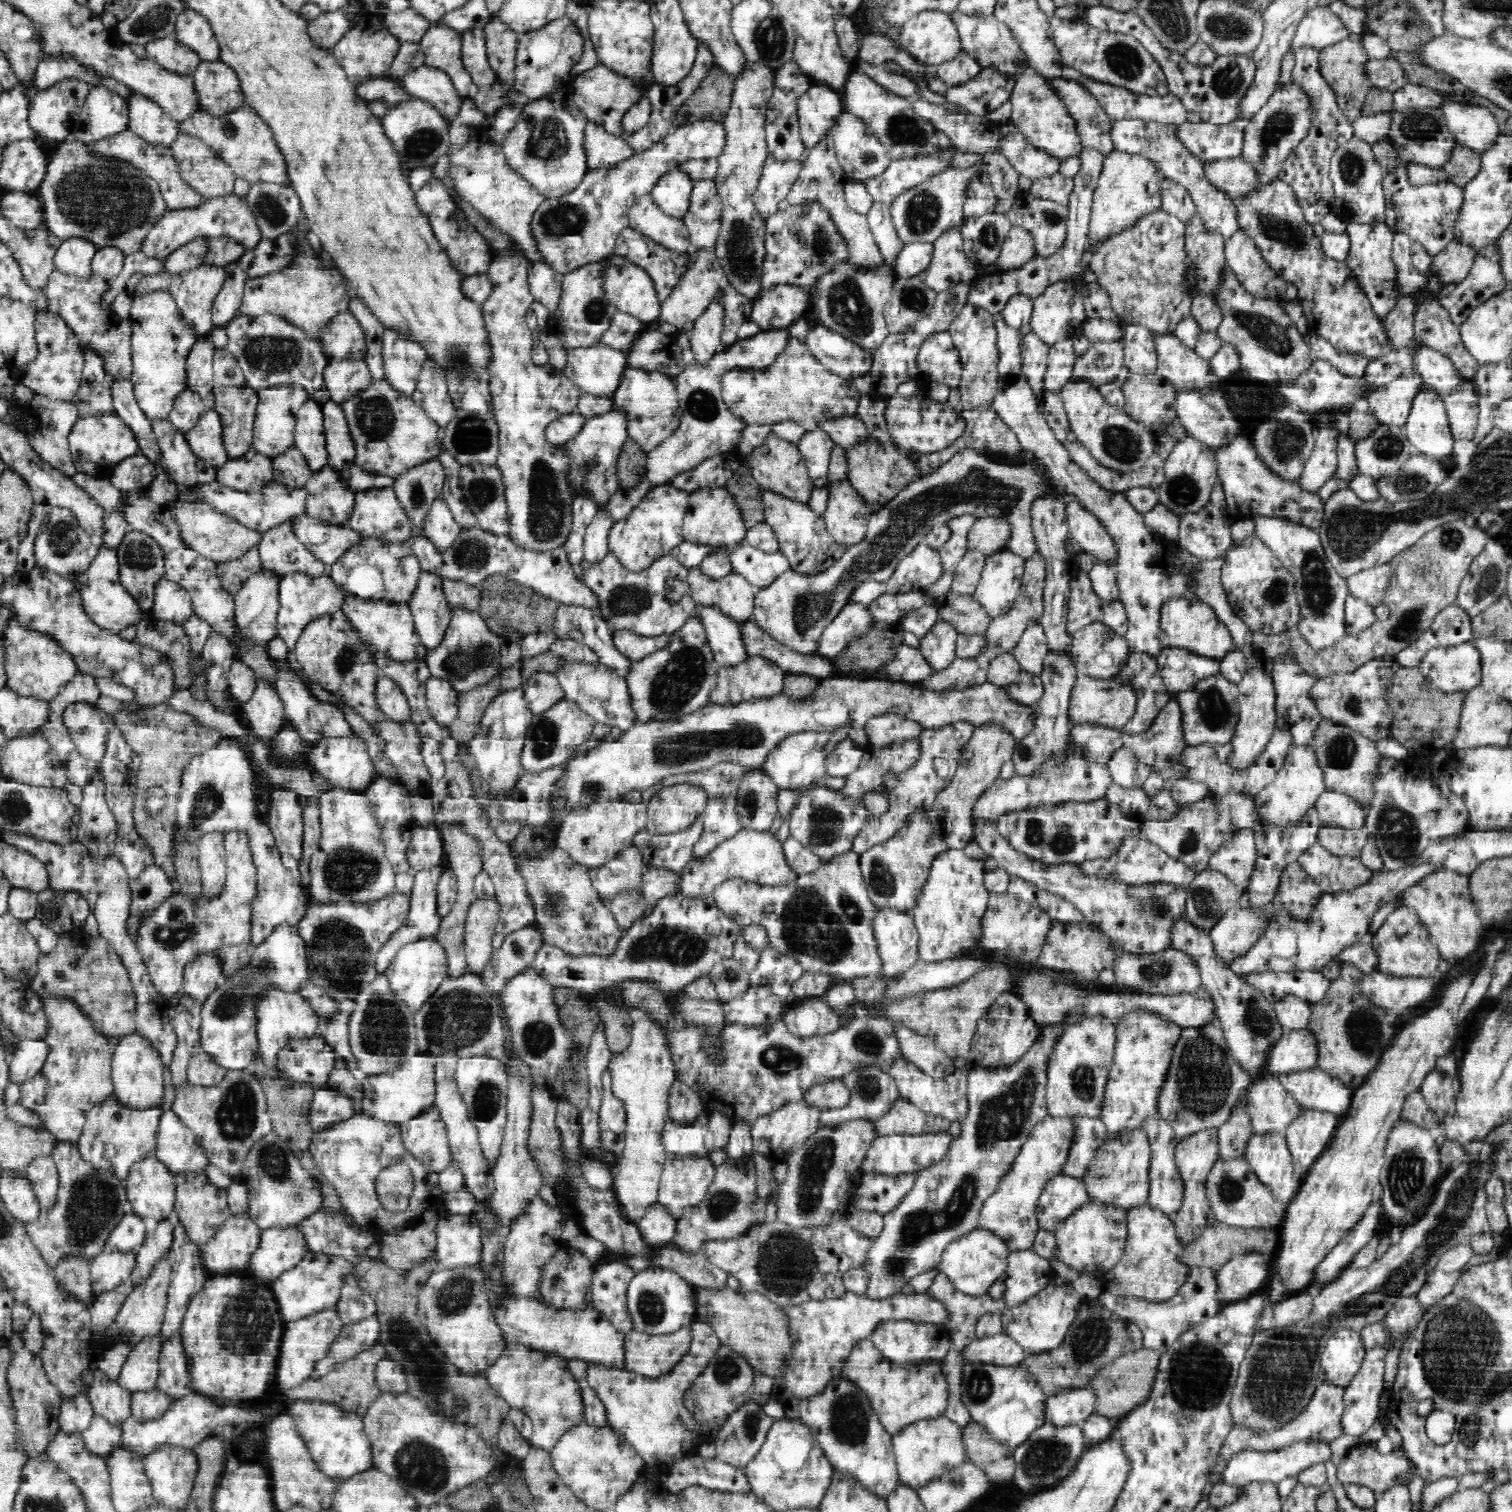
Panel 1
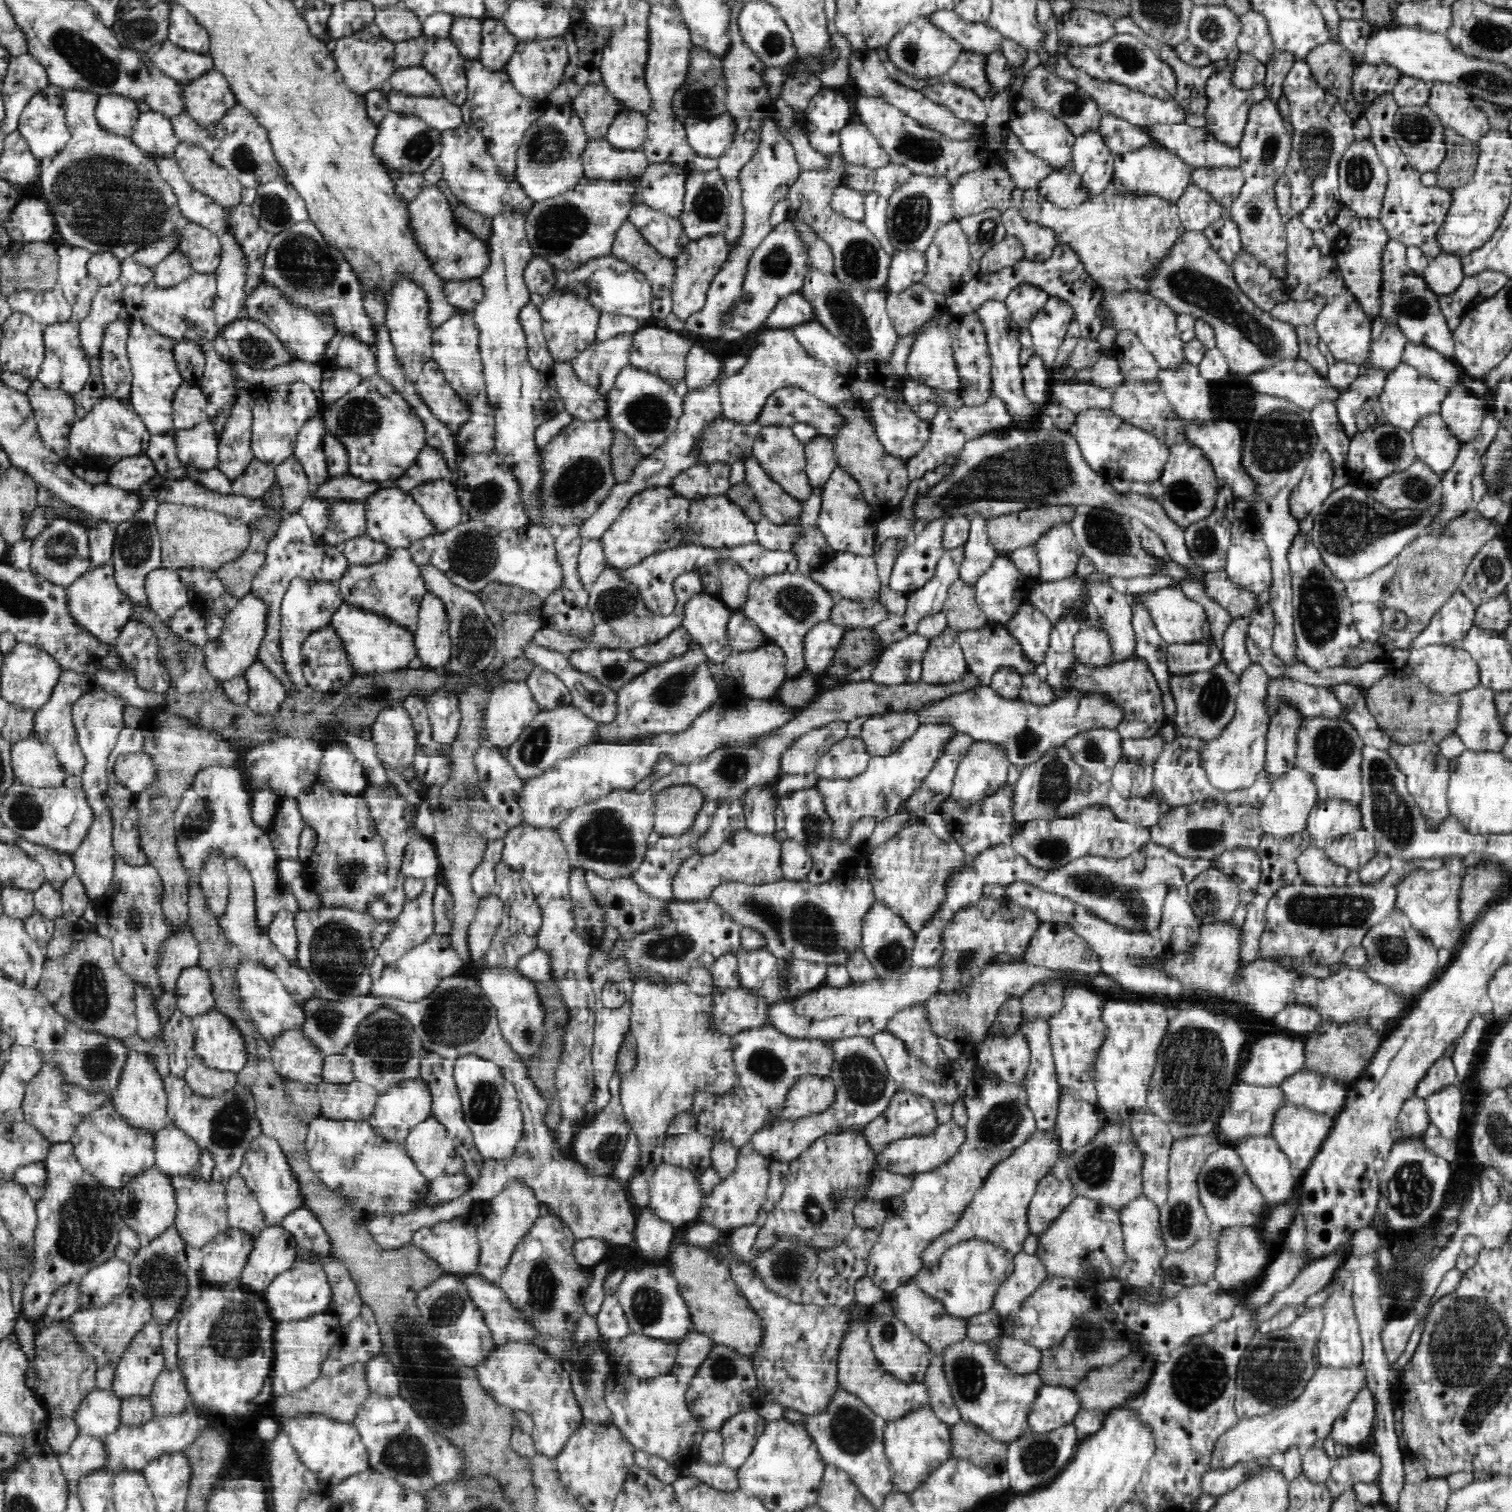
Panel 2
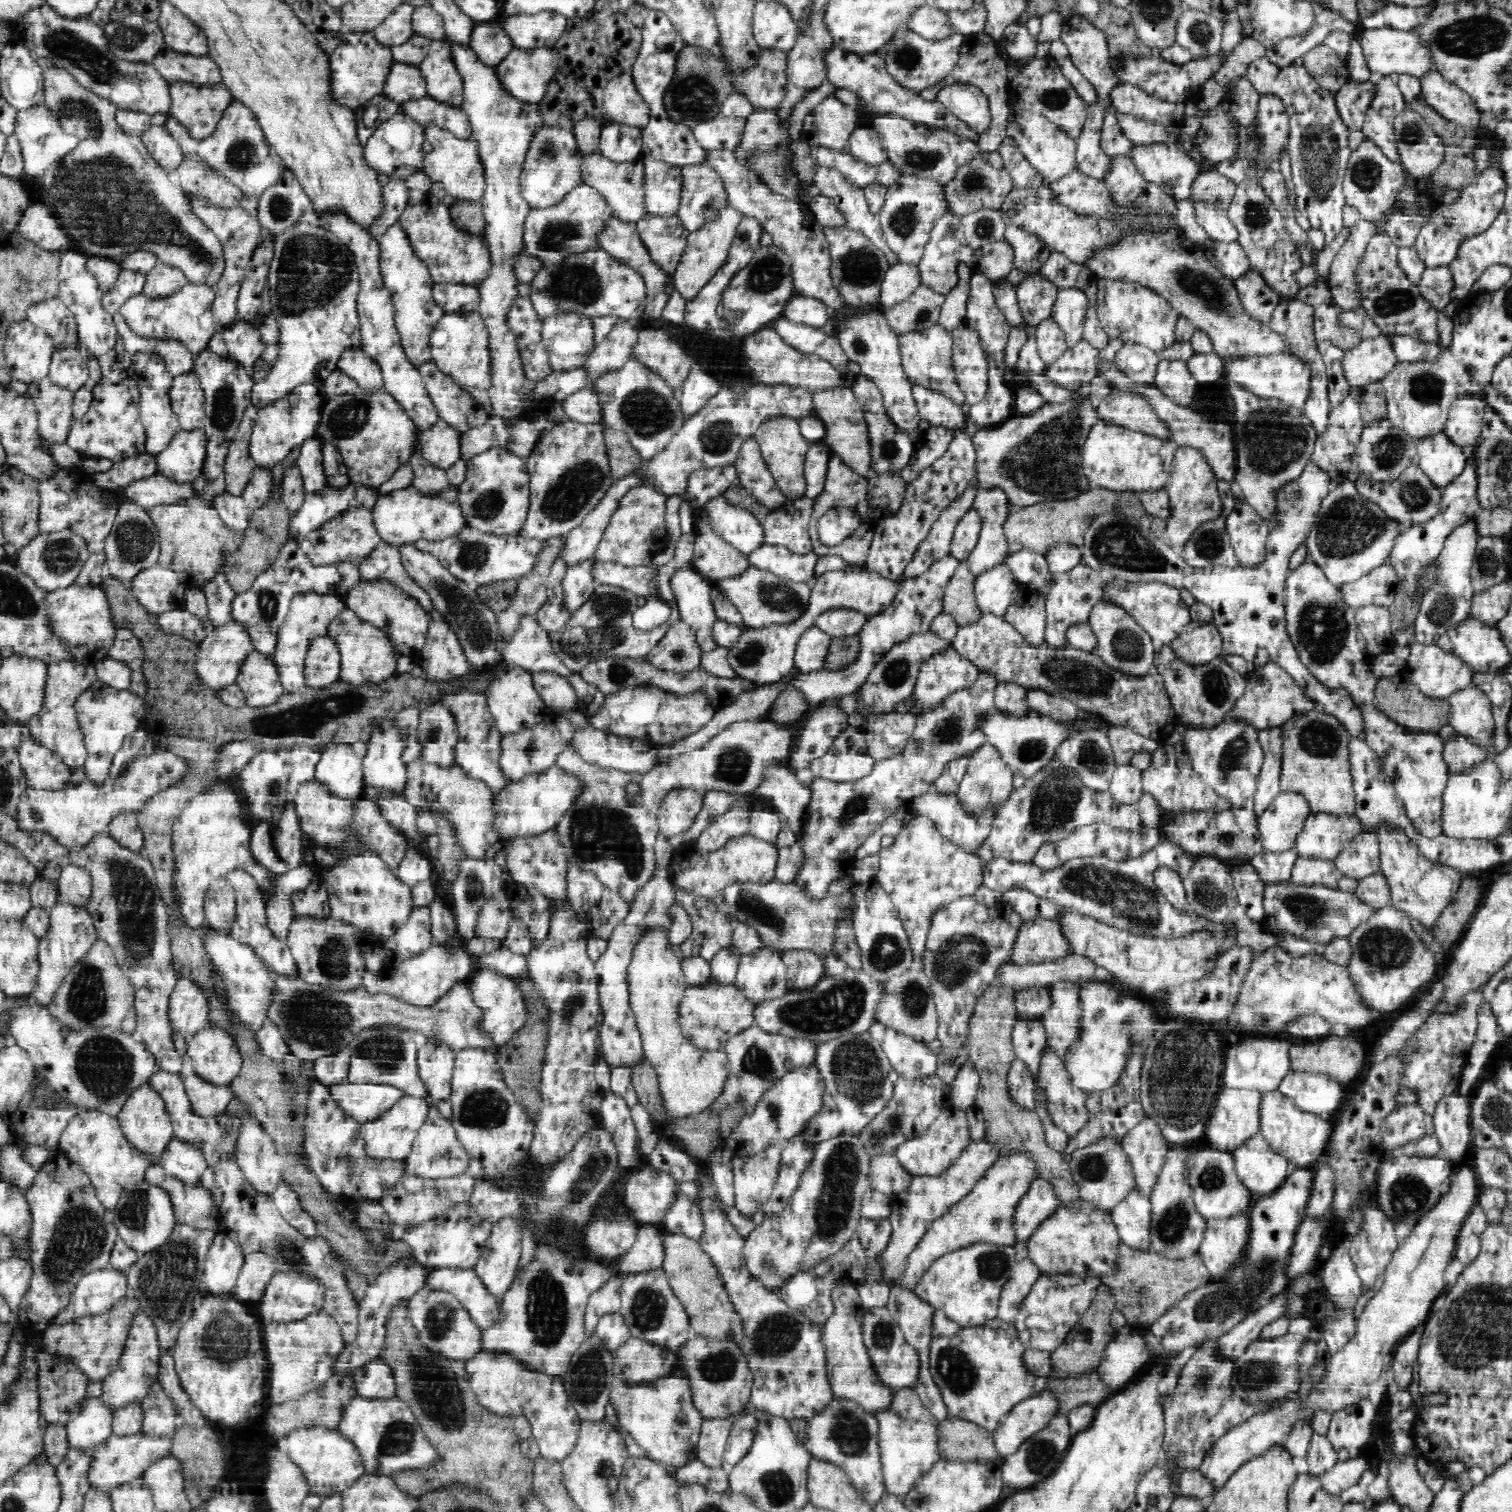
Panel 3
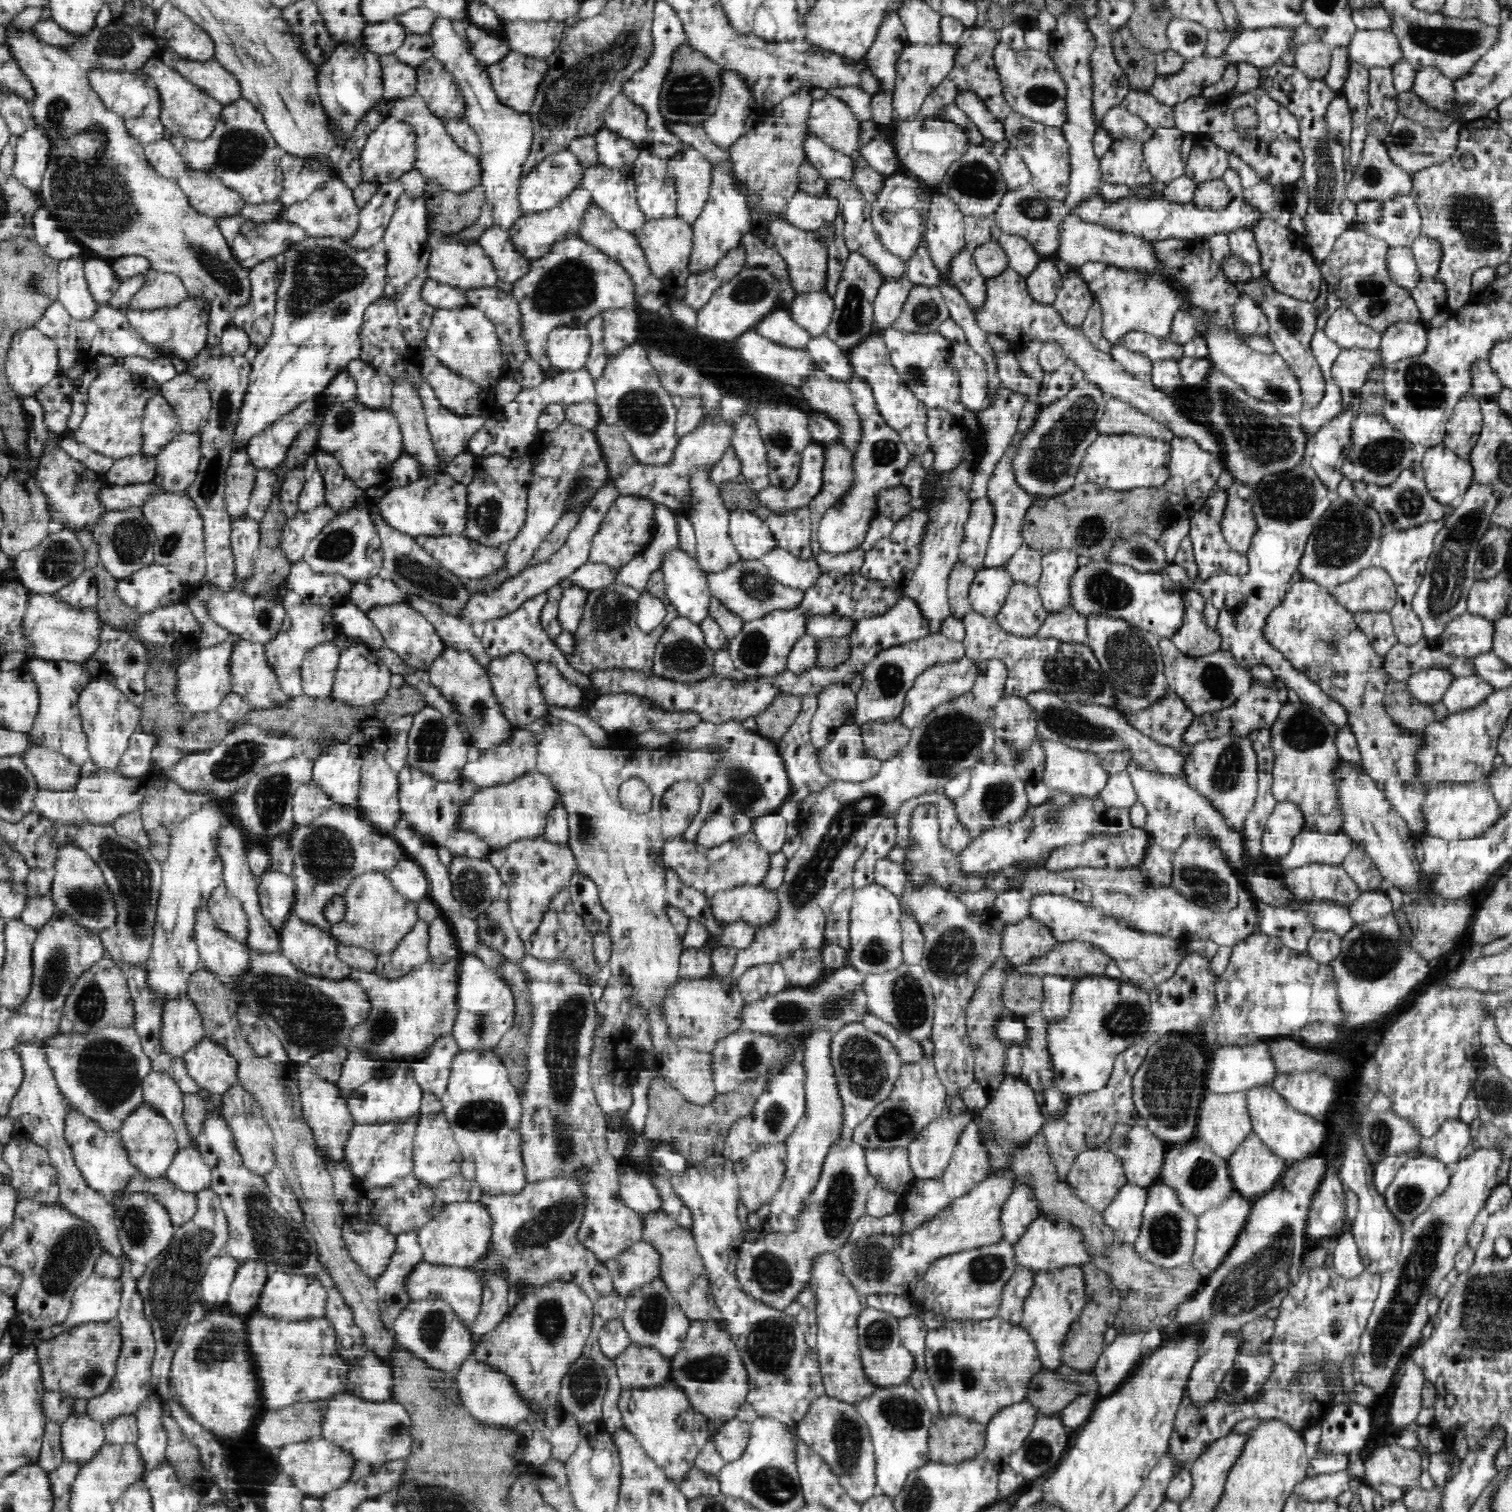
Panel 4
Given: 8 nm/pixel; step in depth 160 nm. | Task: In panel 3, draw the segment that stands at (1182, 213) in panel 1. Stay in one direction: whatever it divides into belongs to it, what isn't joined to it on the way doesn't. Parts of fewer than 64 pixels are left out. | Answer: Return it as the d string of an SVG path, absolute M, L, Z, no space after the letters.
M1193 202L1196 222L1218 243L1239 243L1240 234L1228 218L1227 210L1213 209L1203 202Z

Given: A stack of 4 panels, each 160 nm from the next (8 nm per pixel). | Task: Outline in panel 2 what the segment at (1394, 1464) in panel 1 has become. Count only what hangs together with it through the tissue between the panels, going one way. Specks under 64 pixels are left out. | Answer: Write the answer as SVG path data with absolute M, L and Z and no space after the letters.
M1350 1450L1333 1460L1328 1482L1344 1488L1374 1482L1381 1472L1381 1458L1376 1451Z

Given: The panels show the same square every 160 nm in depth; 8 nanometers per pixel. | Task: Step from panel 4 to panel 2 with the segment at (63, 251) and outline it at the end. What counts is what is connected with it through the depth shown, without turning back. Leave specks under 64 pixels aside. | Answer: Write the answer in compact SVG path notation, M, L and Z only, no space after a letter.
M24 196L4 226L11 244L62 242L54 215L44 198Z

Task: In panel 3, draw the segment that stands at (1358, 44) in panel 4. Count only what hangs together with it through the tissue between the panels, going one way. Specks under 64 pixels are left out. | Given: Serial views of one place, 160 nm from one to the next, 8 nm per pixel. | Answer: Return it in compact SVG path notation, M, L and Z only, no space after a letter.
M1390 27L1366 29L1362 32L1359 43L1368 68L1374 76L1408 73L1420 78L1425 72L1433 70L1427 48L1412 31L1394 30Z

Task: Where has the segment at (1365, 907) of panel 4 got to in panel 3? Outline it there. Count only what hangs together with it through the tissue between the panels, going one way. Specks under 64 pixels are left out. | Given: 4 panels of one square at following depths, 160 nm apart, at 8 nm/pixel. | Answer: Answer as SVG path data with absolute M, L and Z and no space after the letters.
M1380 872L1359 880L1355 895L1362 904L1365 904L1371 910L1377 911L1381 908L1392 906L1390 887L1385 881L1385 876Z

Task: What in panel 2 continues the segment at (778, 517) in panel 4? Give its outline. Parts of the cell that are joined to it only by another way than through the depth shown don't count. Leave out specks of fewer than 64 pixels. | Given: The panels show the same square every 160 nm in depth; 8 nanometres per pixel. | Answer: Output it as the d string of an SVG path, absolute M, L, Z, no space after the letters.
M813 489L810 496L800 502L799 515L793 523L776 524L768 517L756 523L757 542L770 549L792 552L794 546L817 526L821 507L821 489Z

